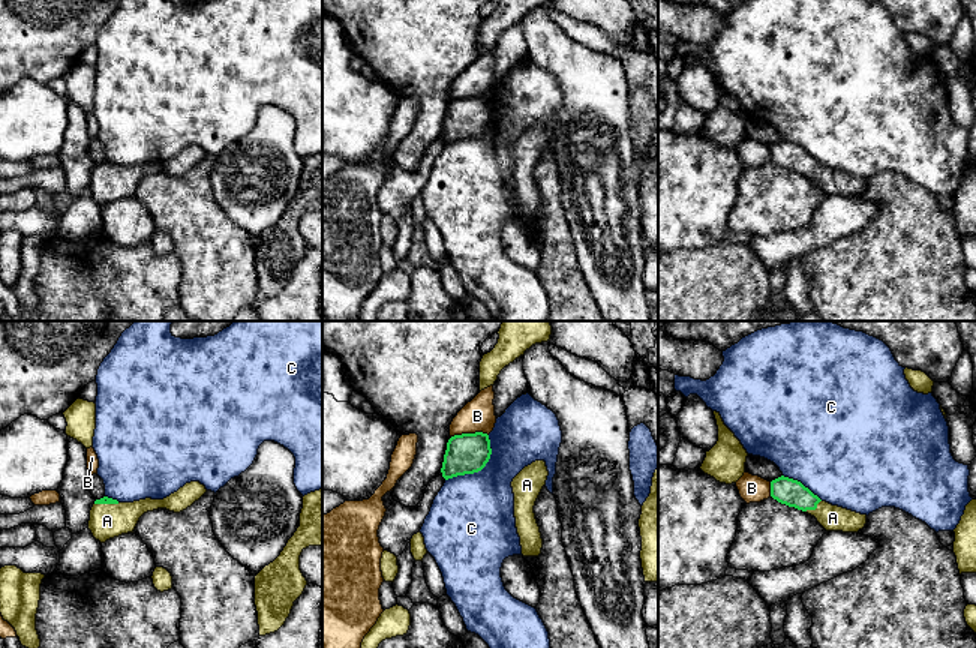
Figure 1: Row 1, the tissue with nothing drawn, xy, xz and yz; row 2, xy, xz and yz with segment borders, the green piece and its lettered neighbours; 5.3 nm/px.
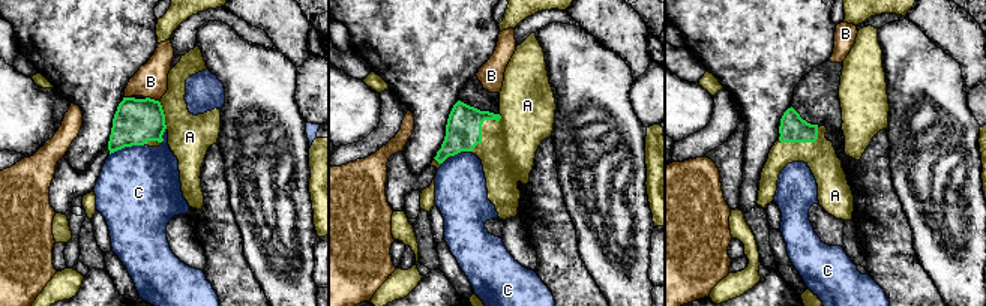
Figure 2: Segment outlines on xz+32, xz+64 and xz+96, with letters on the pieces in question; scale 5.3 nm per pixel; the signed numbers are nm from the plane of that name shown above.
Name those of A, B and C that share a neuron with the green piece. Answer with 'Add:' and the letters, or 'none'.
Add: A

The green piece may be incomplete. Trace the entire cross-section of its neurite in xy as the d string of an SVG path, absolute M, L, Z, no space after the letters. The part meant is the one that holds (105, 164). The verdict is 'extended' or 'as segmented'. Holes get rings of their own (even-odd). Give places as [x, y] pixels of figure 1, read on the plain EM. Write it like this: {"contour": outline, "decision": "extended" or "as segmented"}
{"contour": "M190 146L163 164L145 162L133 166L118 166L117 164L103 160L96 164L90 174L88 194L96 204L105 207L121 198L133 196L144 177L157 172L180 177L198 165L205 156L204 148Z", "decision": "extended"}

